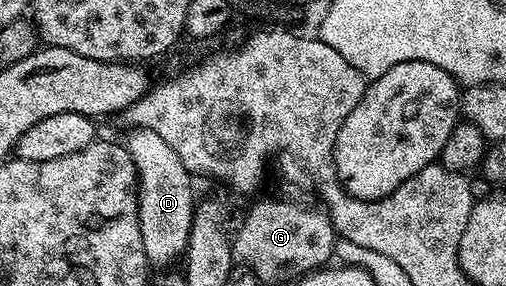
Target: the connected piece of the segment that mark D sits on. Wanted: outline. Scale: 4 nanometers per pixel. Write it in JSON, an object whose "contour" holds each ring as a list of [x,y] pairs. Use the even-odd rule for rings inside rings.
{"contour":[[[137,128],[132,129],[129,132],[129,136],[127,140],[125,139],[125,147],[127,152],[131,156],[131,161],[134,162],[135,166],[135,173],[136,173],[136,196],[138,198],[138,218],[139,218],[139,225],[141,226],[141,236],[142,236],[142,246],[145,247],[146,258],[148,263],[152,267],[159,267],[159,270],[166,269],[170,267],[178,257],[179,259],[186,253],[186,248],[188,244],[188,236],[189,230],[192,228],[192,218],[195,216],[195,209],[197,207],[197,196],[193,194],[193,181],[192,173],[188,171],[185,165],[181,162],[180,158],[177,156],[176,153],[156,133],[151,130],[145,130],[144,128]]]}

